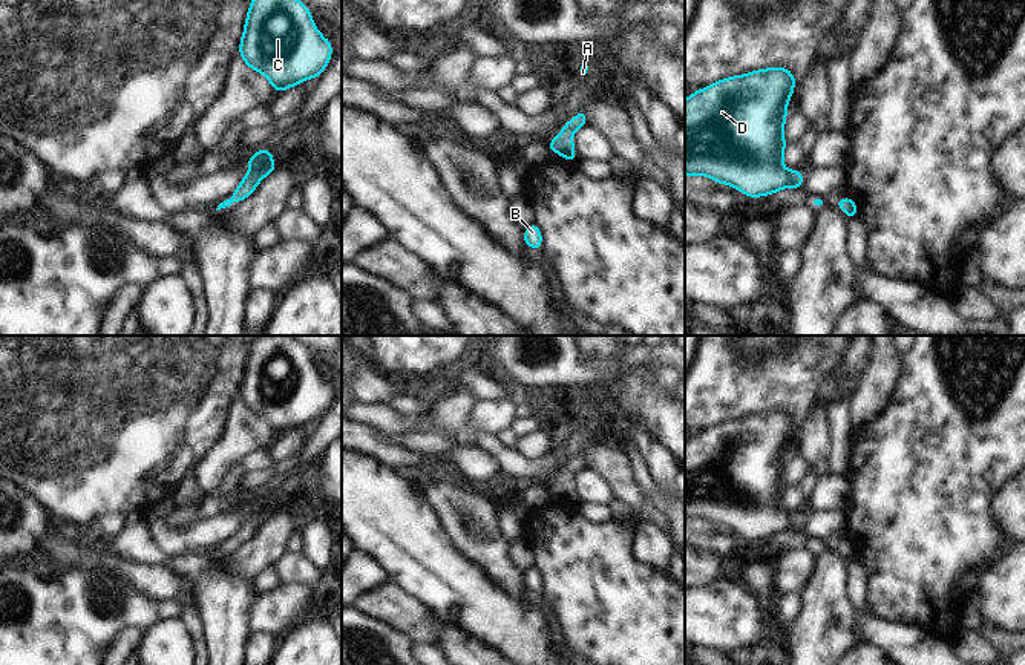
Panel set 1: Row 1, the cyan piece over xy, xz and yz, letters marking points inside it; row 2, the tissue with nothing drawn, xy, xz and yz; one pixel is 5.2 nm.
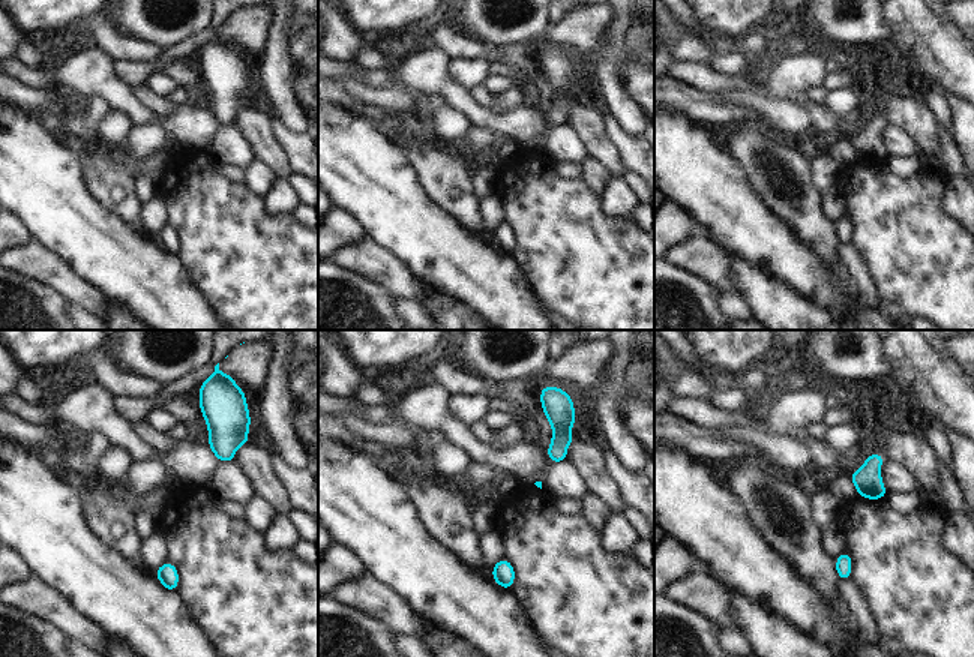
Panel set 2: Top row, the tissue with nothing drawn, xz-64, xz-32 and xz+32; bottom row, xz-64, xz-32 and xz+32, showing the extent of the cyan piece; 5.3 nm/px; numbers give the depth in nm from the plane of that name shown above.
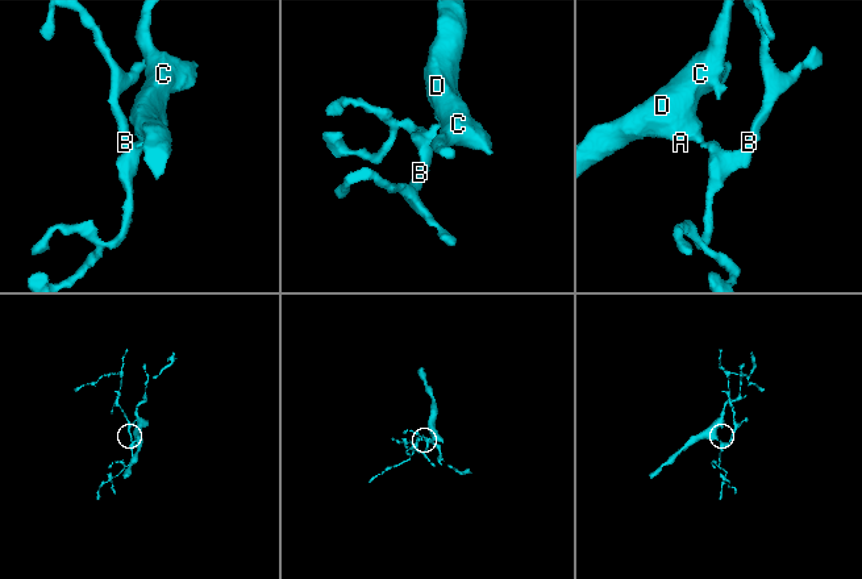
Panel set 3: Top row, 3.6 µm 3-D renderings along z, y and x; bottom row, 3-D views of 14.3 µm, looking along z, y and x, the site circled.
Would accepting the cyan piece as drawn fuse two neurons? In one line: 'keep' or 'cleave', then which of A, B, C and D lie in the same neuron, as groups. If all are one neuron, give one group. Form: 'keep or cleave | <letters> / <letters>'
keep | A B C D

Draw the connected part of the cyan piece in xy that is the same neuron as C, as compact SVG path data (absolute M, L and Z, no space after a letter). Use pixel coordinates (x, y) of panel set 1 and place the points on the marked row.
M251 0L239 43L244 63L262 74L280 93L309 78L319 78L332 55L332 43L322 35L313 12L300 0Z

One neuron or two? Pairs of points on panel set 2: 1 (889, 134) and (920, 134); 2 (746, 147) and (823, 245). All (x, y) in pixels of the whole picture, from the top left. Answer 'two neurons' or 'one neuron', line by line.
1: two neurons
2: one neuron

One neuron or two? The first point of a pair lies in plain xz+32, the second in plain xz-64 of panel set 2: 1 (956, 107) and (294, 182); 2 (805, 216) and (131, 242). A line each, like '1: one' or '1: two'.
1: two
2: two

